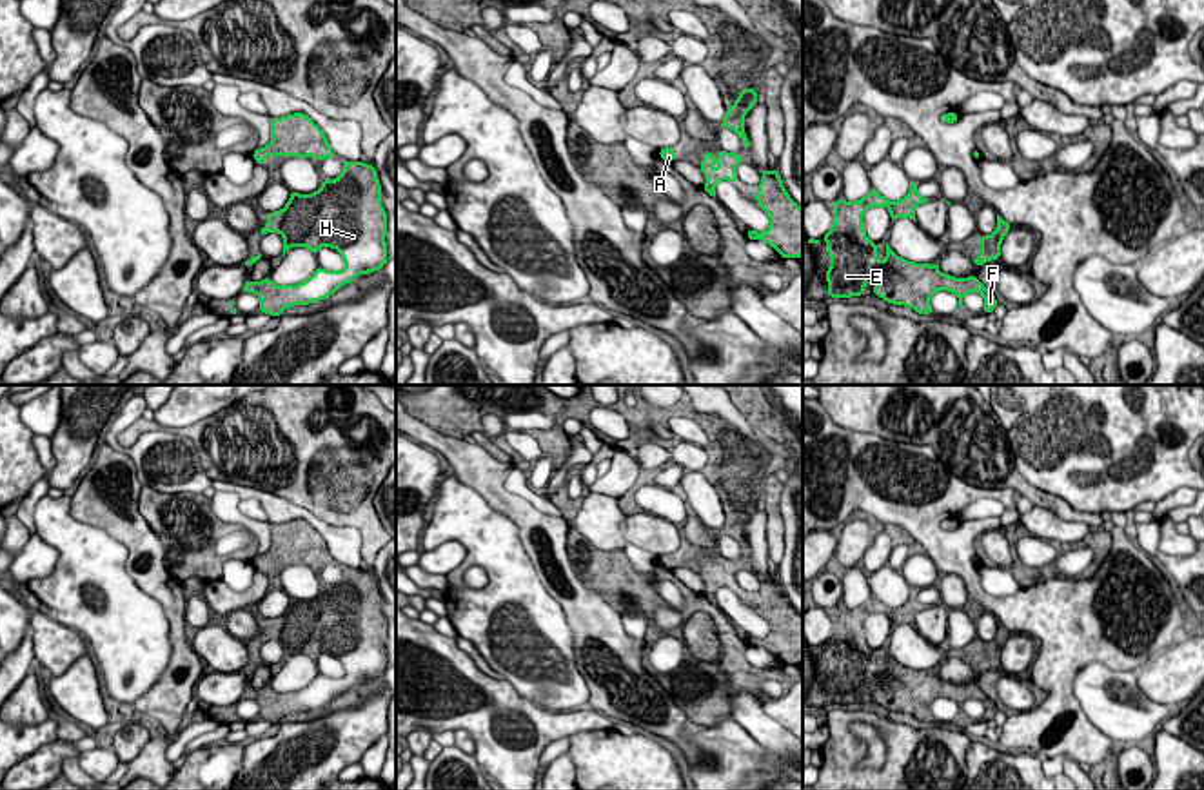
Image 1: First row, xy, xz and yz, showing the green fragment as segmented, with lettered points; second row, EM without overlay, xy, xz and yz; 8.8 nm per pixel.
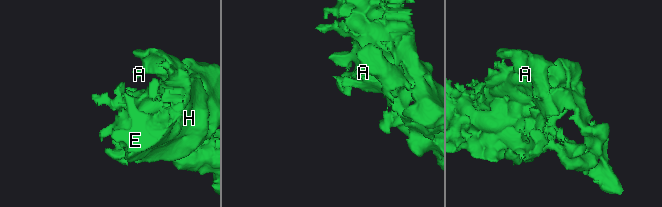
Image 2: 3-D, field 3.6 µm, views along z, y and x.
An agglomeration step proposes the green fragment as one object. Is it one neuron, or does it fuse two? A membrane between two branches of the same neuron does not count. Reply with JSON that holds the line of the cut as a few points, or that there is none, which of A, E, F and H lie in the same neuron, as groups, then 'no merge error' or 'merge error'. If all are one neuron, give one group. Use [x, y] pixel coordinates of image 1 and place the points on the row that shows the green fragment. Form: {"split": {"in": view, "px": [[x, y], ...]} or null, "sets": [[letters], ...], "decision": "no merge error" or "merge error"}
{"split": null, "sets": [["A", "E", "F", "H"]], "decision": "no merge error"}

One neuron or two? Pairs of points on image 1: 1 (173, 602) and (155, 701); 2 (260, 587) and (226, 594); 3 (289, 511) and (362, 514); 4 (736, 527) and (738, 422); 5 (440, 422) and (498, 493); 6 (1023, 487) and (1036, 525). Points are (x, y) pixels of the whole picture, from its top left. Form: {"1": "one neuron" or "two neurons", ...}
{"1": "one neuron", "2": "one neuron", "3": "two neurons", "4": "two neurons", "5": "two neurons", "6": "two neurons"}

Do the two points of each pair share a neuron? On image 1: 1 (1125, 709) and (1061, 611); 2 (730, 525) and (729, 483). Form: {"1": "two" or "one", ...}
{"1": "two", "2": "one"}

